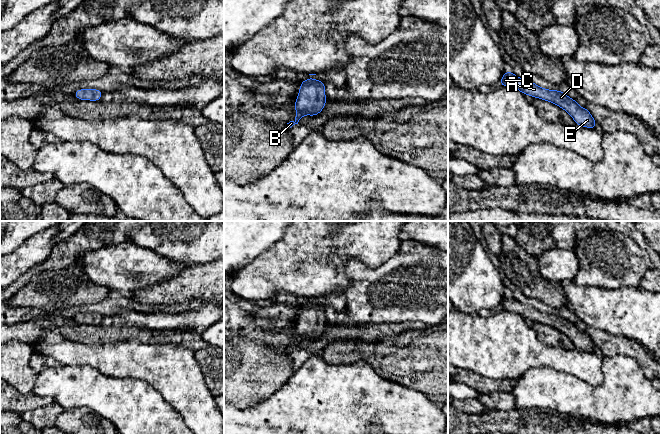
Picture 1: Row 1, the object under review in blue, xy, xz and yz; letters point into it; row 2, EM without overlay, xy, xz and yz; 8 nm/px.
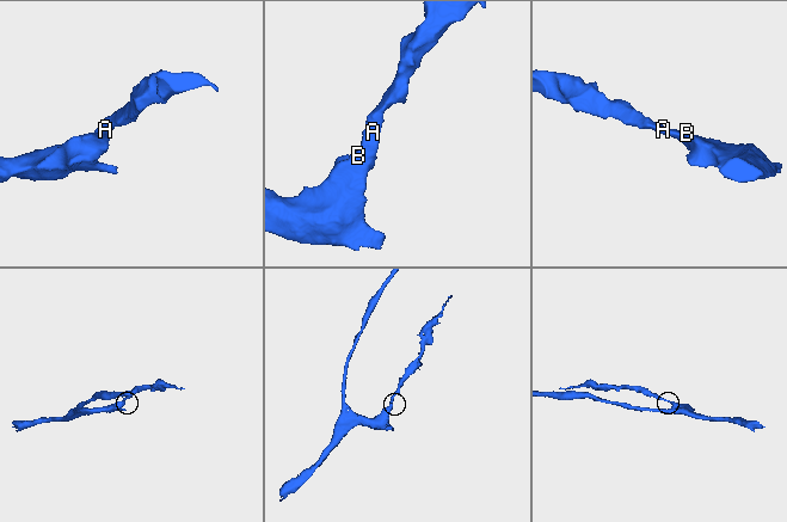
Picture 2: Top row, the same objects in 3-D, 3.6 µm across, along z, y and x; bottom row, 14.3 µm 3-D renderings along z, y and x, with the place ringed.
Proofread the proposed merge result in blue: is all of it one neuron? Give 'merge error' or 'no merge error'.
no merge error

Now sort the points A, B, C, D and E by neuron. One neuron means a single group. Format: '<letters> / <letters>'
A B C D E

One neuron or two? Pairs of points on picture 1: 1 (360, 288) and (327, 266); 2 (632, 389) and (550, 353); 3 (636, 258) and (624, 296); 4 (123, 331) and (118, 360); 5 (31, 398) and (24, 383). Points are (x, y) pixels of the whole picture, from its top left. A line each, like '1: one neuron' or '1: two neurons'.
1: two neurons
2: two neurons
3: two neurons
4: two neurons
5: two neurons

